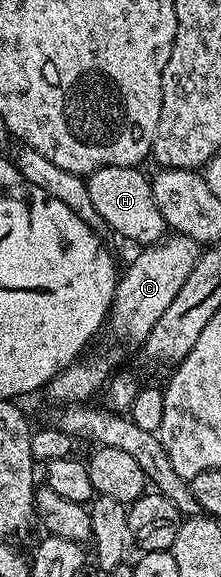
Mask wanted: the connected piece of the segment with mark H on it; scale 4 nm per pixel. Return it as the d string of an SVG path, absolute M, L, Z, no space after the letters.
M107 166L95 170L87 177L89 193L91 194L91 202L95 206L95 210L99 210L99 218L103 218L106 229L118 232L121 236L126 236L129 240L134 240L137 246L148 246L158 243L165 239L167 235L167 225L163 214L159 214L159 206L155 206L155 194L153 193L153 185L150 177L141 173L140 167L124 168L123 166Z

